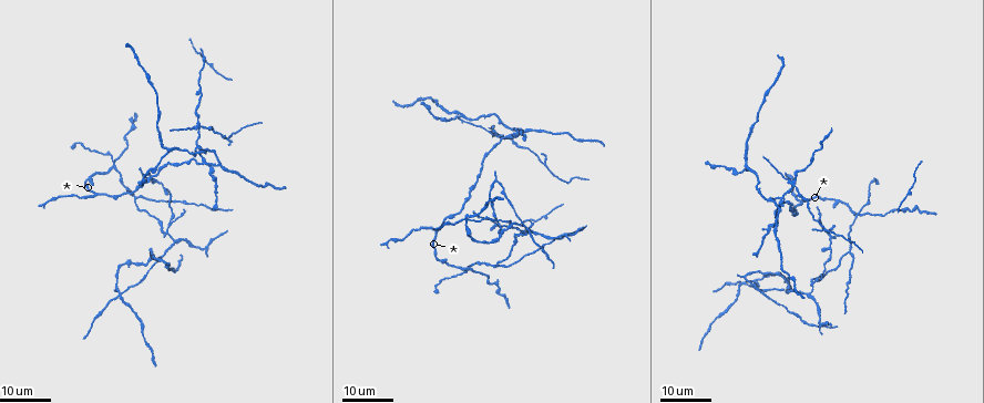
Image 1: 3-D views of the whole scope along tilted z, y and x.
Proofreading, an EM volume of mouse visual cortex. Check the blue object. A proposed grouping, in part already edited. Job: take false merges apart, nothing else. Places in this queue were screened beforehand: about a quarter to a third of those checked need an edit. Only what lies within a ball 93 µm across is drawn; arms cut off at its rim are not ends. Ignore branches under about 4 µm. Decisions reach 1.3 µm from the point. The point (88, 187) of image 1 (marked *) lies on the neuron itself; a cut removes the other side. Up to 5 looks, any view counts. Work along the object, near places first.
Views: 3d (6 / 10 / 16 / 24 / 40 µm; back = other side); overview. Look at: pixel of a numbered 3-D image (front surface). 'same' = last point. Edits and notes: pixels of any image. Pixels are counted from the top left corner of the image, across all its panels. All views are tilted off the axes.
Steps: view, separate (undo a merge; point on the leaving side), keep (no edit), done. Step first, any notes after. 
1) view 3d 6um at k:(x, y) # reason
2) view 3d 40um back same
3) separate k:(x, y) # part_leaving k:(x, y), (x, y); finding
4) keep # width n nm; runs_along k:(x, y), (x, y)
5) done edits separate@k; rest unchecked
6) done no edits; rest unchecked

view 3d 24um at 1:(811, 285) # four-way junction

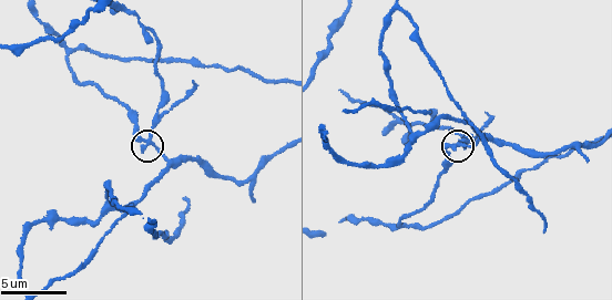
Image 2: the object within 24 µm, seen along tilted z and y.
view 3d 6um at 2:(150, 141)

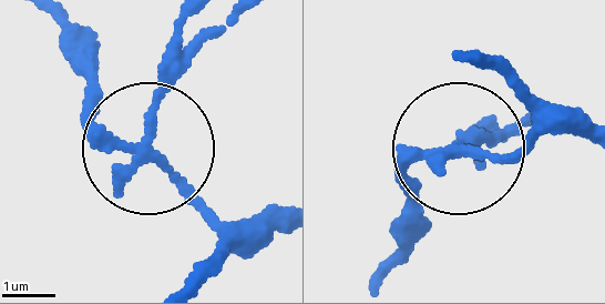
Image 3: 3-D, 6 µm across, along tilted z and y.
separate 3:(163, 66) # arms 4; part_leaving 3:(145, 141), (177, 19); two neurons meet here

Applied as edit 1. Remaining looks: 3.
view 3d 16um at 1:(114, 166) # looks like a crossing

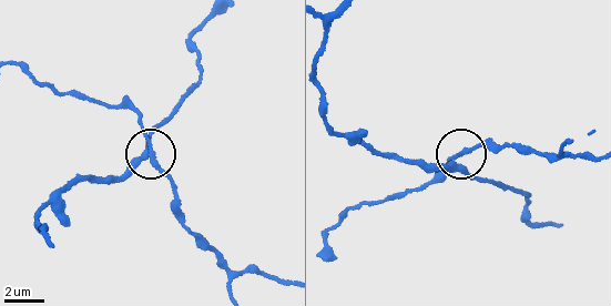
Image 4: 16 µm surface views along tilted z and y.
view 3d 10um at 4:(461, 166)

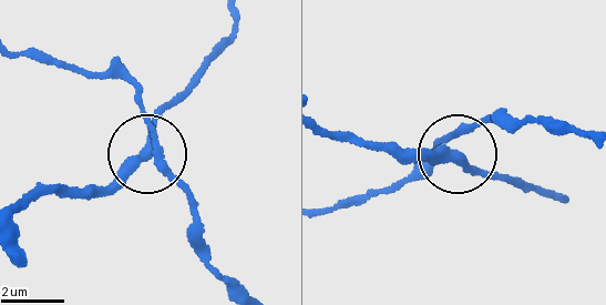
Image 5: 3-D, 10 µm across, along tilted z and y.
keep # runs_along 5:(10, 220), (31, 199), (117, 183), (142, 161), (173, 98); all the same neuron

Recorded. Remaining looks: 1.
view 3d 10um at 2:(69, 52)

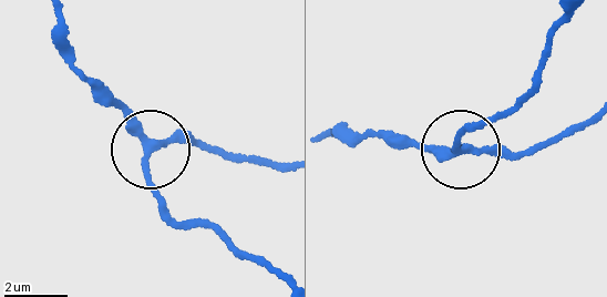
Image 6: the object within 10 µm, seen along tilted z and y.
keep # arms 3; runs_along 6:(326, 137), (377, 137), (444, 157), (534, 153); one neuron here

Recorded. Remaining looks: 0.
done edits separate@3; rest unchecked

